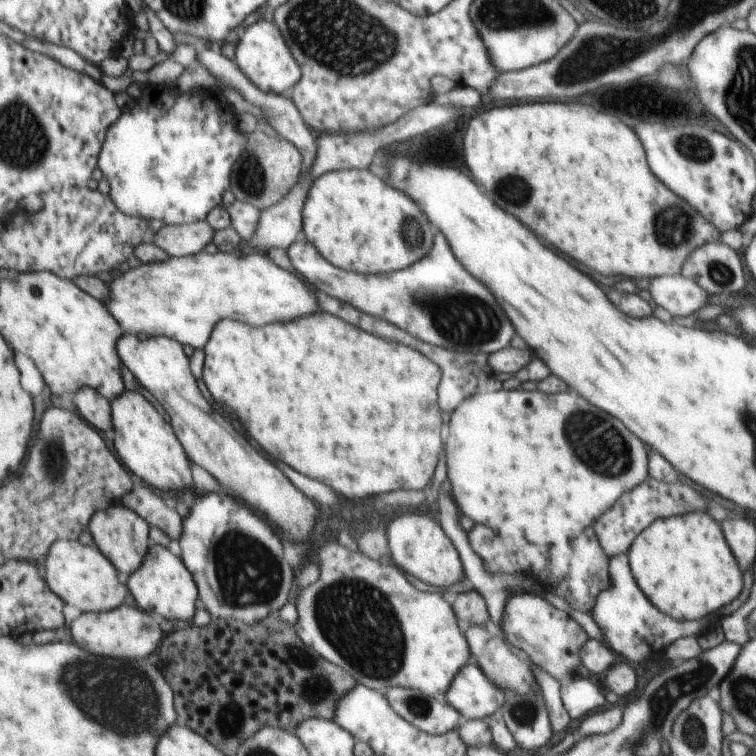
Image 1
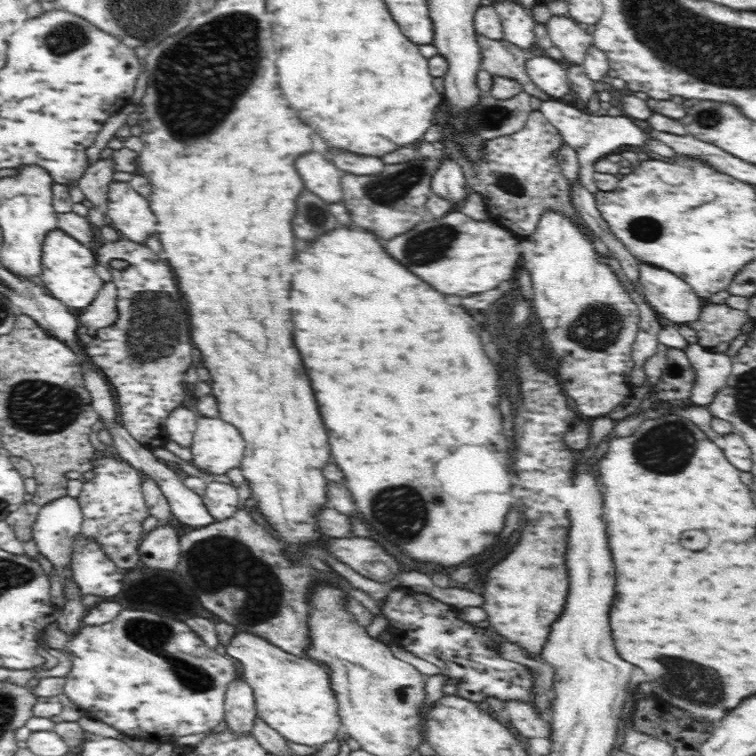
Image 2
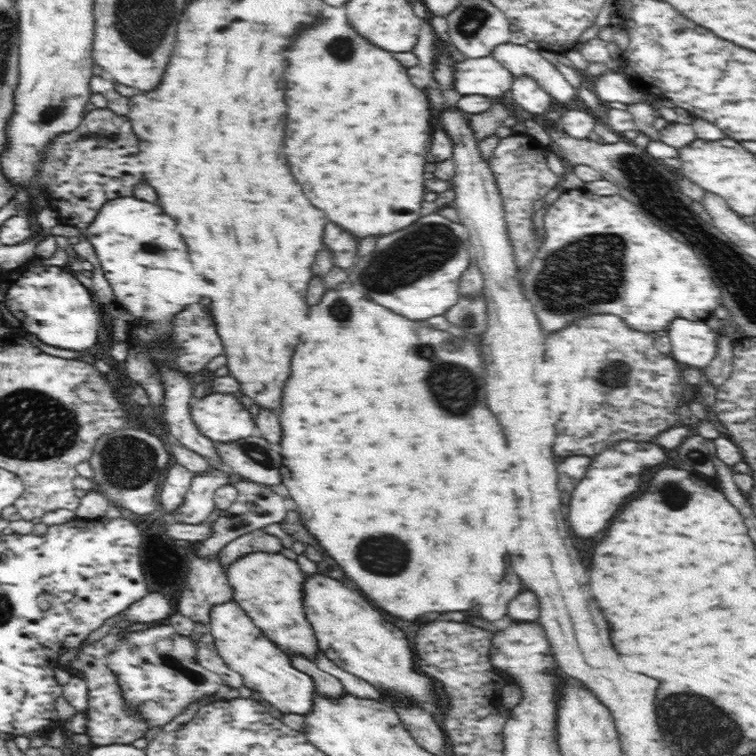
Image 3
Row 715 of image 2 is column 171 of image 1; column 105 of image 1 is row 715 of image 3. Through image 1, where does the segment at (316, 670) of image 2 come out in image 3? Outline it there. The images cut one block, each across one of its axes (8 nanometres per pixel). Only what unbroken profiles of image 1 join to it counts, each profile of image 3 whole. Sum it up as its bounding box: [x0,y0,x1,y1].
[209,601,318,716]

